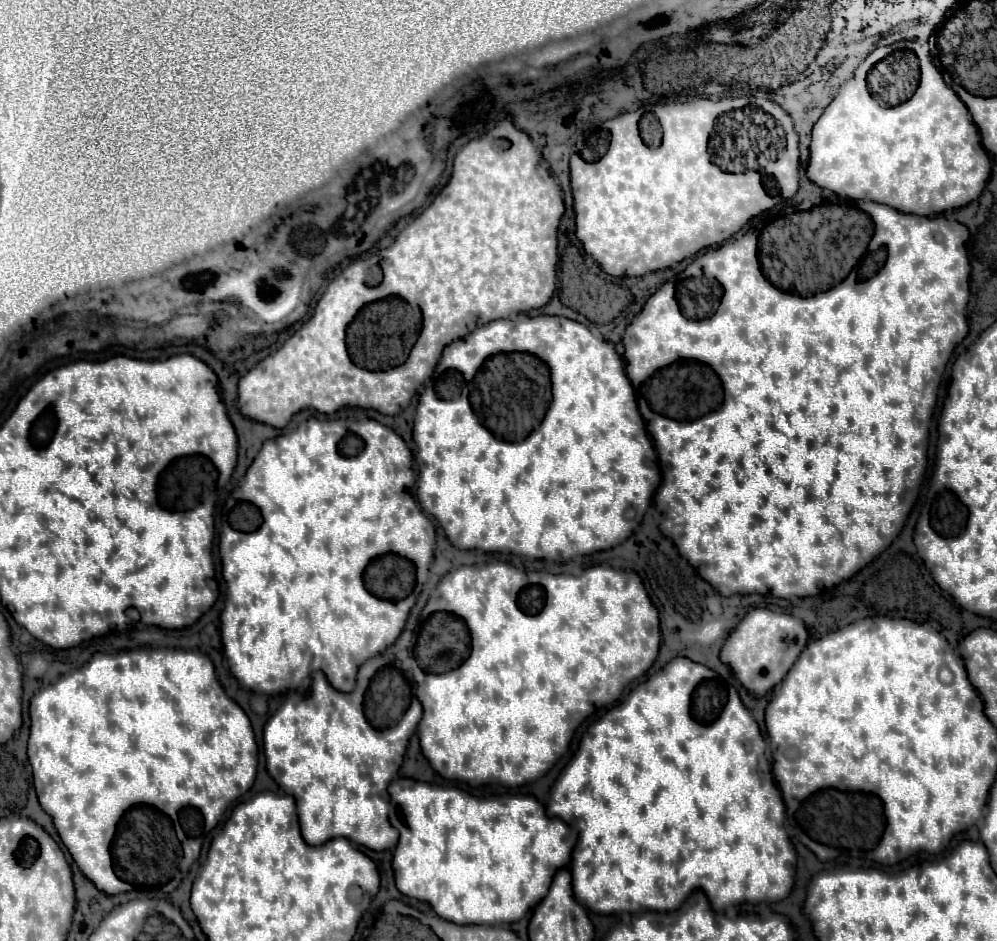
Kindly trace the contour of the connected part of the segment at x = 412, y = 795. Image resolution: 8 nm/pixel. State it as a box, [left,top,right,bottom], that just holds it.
[388,777,578,925]

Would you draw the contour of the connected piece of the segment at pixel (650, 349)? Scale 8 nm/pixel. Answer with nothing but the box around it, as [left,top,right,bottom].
[622,201,970,599]

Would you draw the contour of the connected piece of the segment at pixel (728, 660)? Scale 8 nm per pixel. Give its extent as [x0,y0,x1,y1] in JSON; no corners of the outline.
[720,609,808,697]

